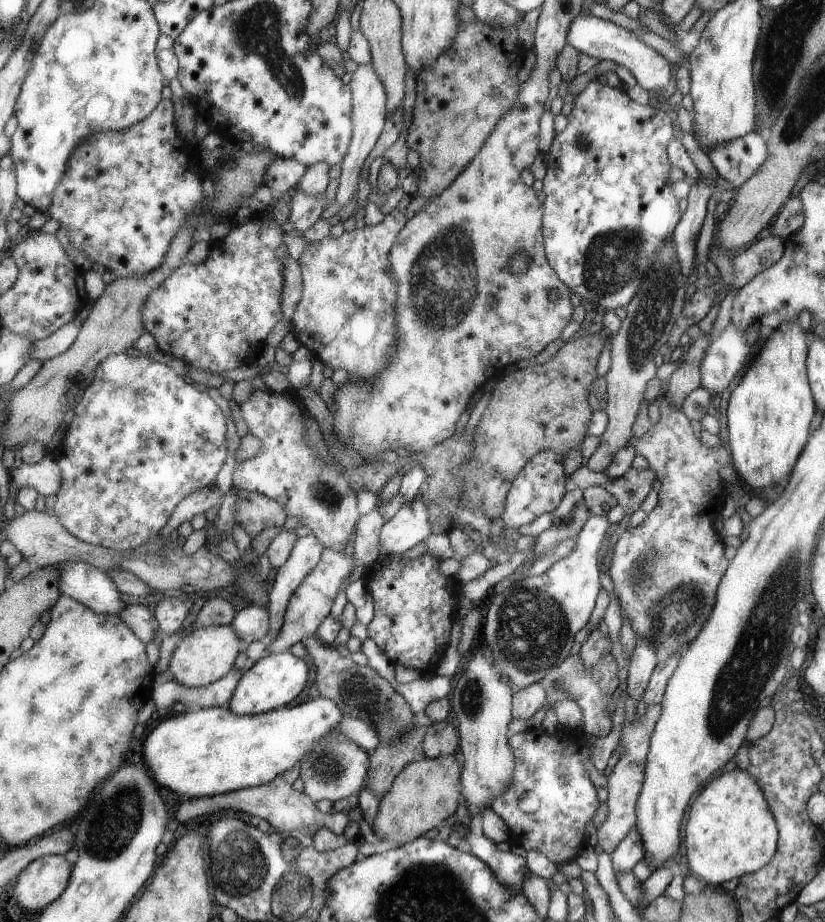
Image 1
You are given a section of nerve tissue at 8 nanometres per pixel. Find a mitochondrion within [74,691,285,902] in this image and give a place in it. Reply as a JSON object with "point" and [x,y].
{"point":[116,818]}

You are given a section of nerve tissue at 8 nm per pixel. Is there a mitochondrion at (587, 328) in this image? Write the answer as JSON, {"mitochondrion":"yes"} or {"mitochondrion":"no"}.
{"mitochondrion":"no"}

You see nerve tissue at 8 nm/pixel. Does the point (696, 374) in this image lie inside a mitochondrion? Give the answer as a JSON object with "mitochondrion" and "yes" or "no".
{"mitochondrion":"no"}

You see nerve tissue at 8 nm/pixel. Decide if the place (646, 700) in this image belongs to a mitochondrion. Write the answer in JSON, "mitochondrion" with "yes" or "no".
{"mitochondrion":"no"}

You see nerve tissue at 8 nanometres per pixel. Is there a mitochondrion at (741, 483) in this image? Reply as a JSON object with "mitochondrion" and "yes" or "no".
{"mitochondrion":"no"}

